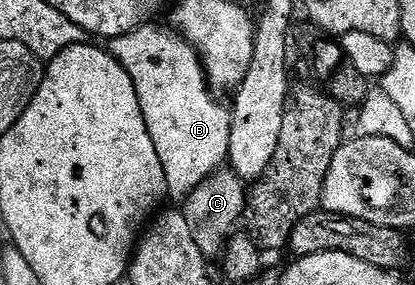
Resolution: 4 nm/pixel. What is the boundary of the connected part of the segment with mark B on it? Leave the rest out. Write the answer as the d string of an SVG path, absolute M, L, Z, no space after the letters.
M156 25L136 27L130 33L119 35L117 39L111 40L110 50L122 69L130 73L130 81L134 81L150 141L154 141L154 149L158 149L158 161L162 161L162 169L166 173L168 195L180 201L195 187L202 185L202 181L206 181L215 171L225 166L230 145L232 113L225 104L223 107L216 100L219 98L208 86L208 76L204 74L204 67L196 56L196 50L175 31L163 31L160 27L152 26Z

